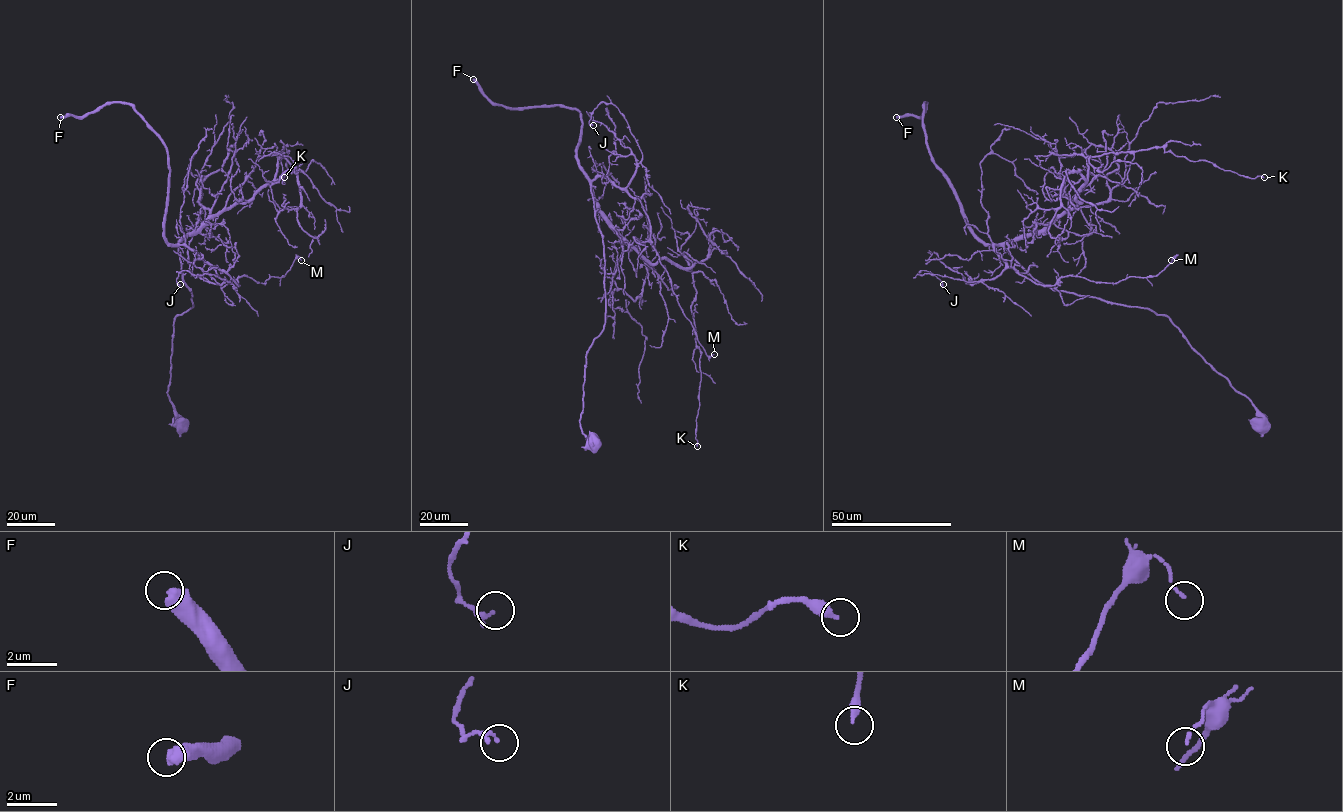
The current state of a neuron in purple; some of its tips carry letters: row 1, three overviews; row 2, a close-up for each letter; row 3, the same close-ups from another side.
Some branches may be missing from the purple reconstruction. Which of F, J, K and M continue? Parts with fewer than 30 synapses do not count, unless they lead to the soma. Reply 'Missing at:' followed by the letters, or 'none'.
Missing at: F

